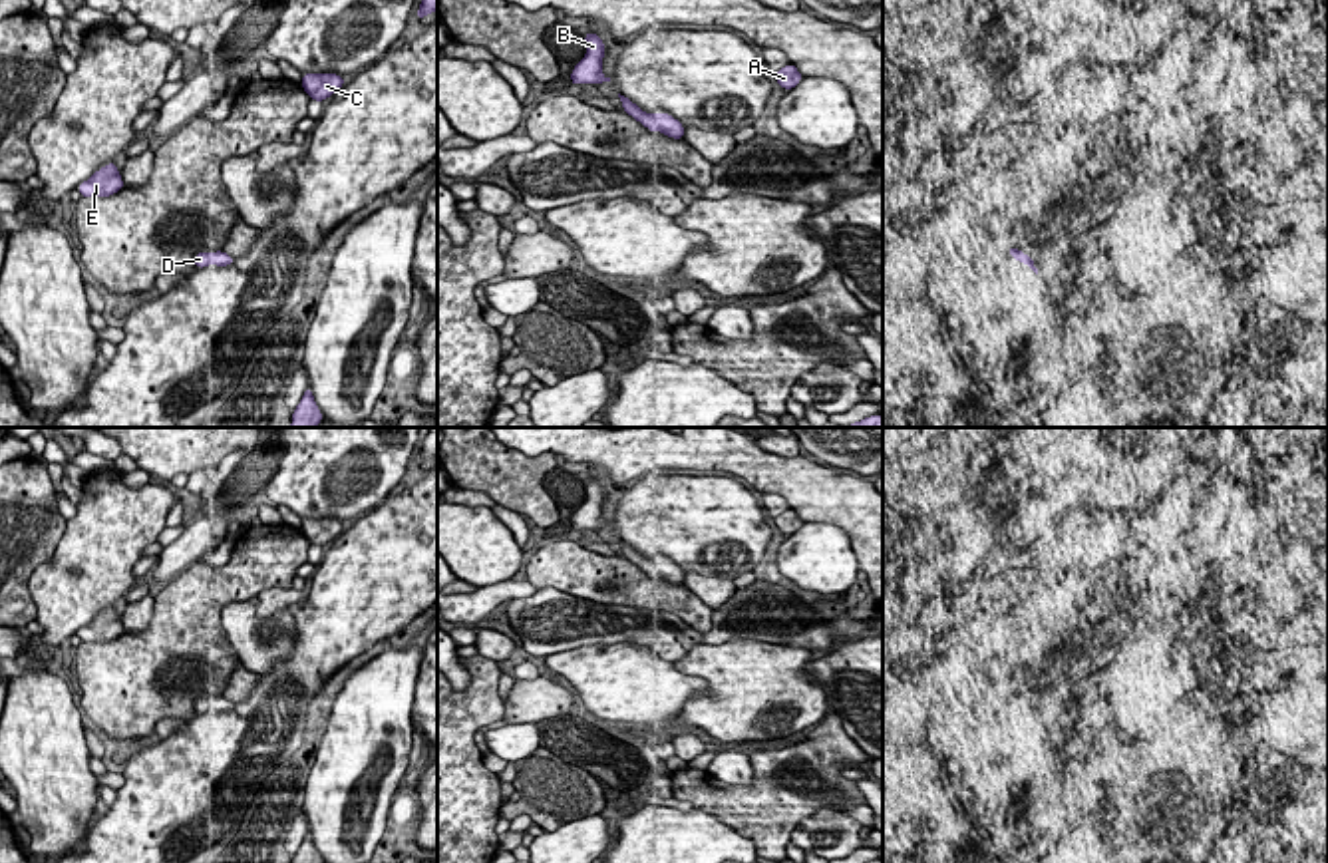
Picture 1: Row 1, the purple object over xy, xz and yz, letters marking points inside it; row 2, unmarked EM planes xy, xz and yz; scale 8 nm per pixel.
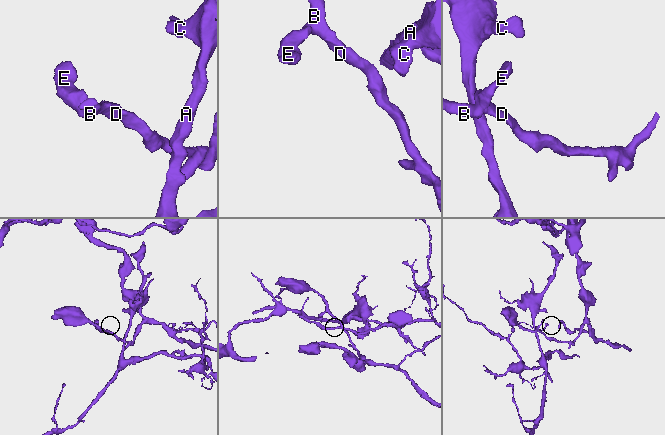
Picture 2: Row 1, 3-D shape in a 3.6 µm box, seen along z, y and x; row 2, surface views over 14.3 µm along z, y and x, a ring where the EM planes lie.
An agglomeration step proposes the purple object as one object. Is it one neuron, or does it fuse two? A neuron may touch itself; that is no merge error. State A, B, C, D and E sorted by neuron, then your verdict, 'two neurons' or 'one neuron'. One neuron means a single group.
A B C D E | one neuron

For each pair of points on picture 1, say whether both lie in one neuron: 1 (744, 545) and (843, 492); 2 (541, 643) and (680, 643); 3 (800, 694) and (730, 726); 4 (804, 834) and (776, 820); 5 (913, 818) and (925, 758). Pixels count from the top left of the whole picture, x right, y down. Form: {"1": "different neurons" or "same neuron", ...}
{"1": "different neurons", "2": "same neuron", "3": "same neuron", "4": "different neurons", "5": "same neuron"}

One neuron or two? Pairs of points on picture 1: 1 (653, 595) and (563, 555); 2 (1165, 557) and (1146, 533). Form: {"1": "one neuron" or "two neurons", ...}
{"1": "one neuron", "2": "one neuron"}

